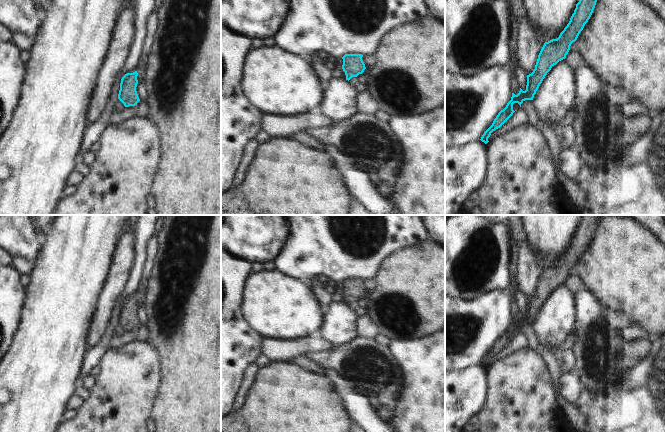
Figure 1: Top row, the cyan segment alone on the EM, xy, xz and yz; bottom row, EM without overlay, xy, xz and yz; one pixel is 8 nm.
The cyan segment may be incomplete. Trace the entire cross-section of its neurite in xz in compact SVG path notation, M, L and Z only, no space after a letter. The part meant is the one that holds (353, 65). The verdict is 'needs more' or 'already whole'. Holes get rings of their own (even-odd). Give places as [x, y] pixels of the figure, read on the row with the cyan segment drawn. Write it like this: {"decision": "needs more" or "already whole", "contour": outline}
{"decision": "already whole", "contour": "M345 54L342 57L342 69L345 72L346 80L349 81L352 77L357 77L364 72L366 67L362 57L362 54Z"}

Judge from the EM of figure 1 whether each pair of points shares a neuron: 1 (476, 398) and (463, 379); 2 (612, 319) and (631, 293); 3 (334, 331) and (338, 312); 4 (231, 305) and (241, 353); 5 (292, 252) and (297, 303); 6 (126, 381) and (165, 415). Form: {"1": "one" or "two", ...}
{"1": "one", "2": "two", "3": "one", "4": "one", "5": "two", "6": "two"}

